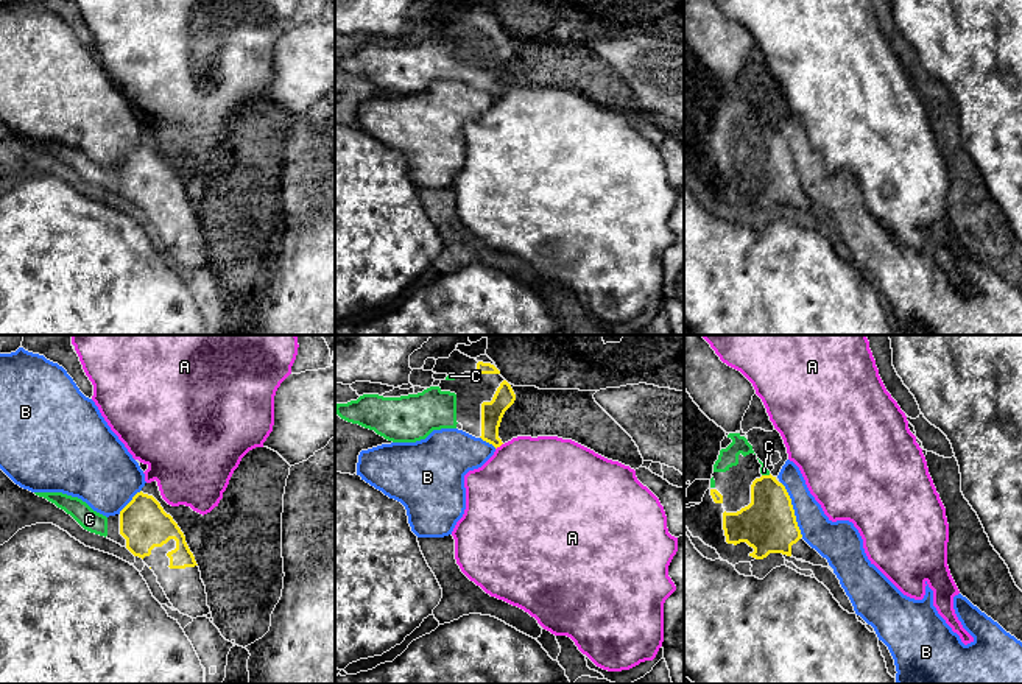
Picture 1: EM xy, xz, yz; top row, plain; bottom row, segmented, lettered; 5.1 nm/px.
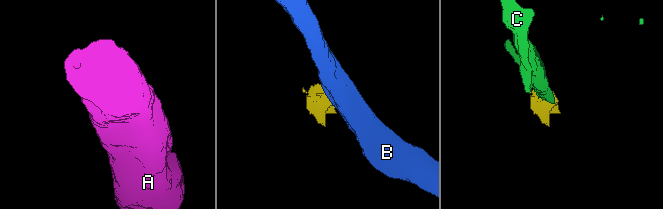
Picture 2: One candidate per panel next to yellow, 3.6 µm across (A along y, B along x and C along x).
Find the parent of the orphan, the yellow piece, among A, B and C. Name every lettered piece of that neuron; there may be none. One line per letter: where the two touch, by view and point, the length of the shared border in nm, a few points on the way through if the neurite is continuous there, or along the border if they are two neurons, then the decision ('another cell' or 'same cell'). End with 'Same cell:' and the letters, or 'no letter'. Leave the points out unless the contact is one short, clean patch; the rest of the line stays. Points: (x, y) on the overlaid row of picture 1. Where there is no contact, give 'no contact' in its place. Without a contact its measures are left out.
A: contact xz (499, 446); length 50 nm; border xz (502, 443), (496, 449); another cell
B: contact yz (793, 510); length 300 nm; border yz (781, 482), (803, 536); another cell
C: contact yz (765, 475); length 50 nm; same cell
Same cell: C

